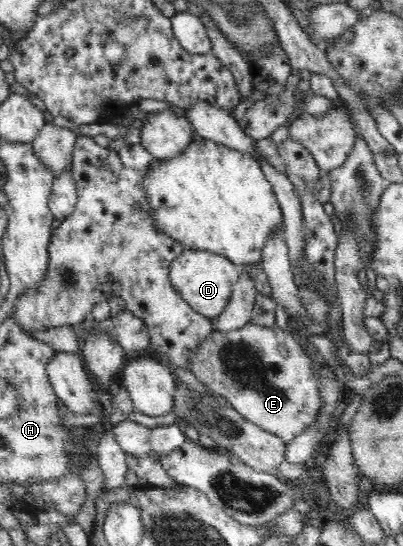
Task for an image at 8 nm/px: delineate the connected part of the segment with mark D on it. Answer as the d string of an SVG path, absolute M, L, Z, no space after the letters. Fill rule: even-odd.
M185 247L169 267L169 279L175 293L197 313L213 319L229 302L232 287L237 284L240 272L224 256L204 248Z

